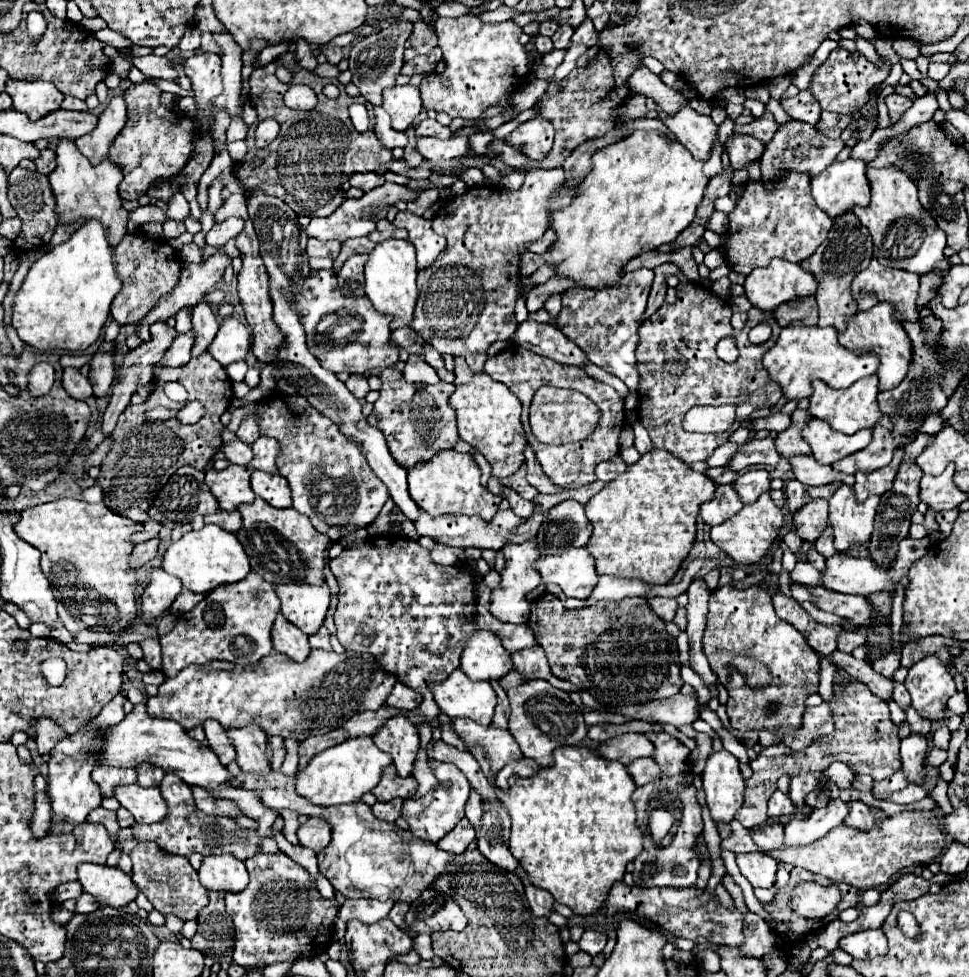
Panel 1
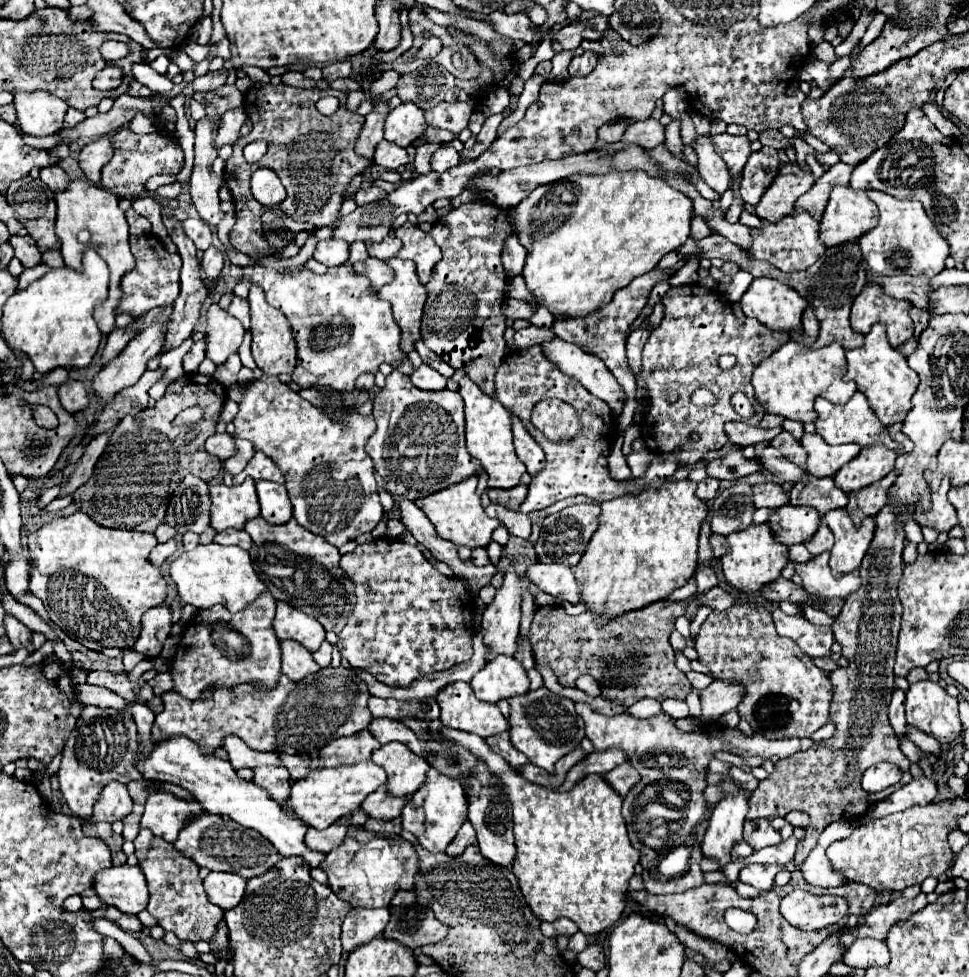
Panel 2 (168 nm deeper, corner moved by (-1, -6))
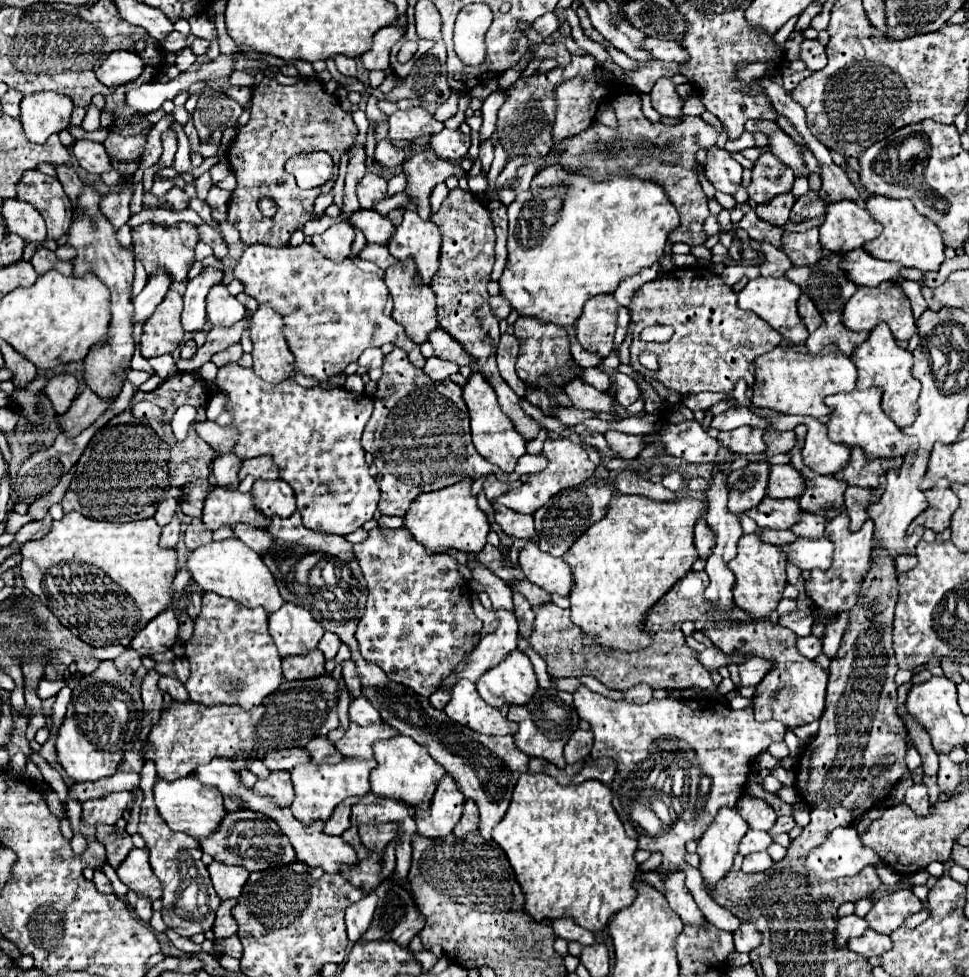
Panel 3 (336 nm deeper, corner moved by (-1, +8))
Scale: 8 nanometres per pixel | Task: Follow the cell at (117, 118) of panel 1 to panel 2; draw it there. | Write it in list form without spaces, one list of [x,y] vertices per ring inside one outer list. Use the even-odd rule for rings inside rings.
[[[104,135],[98,141],[82,147],[80,157],[78,157],[78,165],[80,165],[82,173],[94,185],[100,185],[100,171],[112,159],[112,155],[114,155],[114,151],[112,151],[112,145],[110,145],[110,137]]]

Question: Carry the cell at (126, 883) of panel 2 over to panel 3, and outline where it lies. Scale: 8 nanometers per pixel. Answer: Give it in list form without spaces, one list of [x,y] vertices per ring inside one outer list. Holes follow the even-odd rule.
[[[132,849],[128,857],[120,863],[116,869],[120,881],[134,893],[148,897],[150,901],[160,899],[162,885],[152,873],[152,867],[148,863],[148,849]]]

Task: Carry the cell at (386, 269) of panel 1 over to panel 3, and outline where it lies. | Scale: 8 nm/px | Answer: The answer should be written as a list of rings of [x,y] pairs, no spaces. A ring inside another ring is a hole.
[[[412,259],[398,261],[396,265],[388,267],[384,275],[384,281],[390,289],[390,297],[394,301],[394,311],[392,311],[394,321],[400,323],[408,333],[408,337],[420,345],[428,339],[428,333],[438,327],[438,323],[436,323],[436,297],[432,293],[432,287],[424,285],[424,281],[418,281],[418,279],[420,277],[416,273],[416,265]]]

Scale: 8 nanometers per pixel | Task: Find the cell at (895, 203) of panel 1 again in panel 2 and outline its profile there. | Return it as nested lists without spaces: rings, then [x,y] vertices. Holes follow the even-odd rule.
[[[868,191],[870,201],[880,209],[880,223],[860,239],[860,251],[866,267],[874,275],[926,275],[934,277],[944,269],[944,261],[950,253],[948,243],[936,231],[936,225],[928,219],[920,201],[900,201],[888,197],[882,191]]]

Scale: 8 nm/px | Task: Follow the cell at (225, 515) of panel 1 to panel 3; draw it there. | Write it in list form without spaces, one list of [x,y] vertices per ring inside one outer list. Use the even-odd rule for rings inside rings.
[[[244,523],[232,525],[230,529],[234,531],[234,535],[236,535],[238,539],[242,539],[248,547],[252,547],[252,549],[254,549],[256,553],[260,553],[260,555],[272,545],[272,535],[264,533],[264,529],[256,529],[256,527],[244,525]]]

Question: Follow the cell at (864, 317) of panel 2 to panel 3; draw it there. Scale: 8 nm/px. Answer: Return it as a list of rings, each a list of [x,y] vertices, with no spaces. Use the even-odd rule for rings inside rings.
[[[858,287],[842,311],[842,323],[852,331],[872,331],[878,321],[888,323],[896,339],[910,339],[916,333],[908,299],[886,295],[884,287]]]

